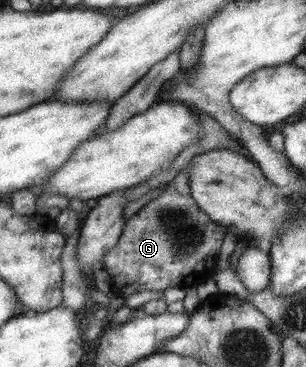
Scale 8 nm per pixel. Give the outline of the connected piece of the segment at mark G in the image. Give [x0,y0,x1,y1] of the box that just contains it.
[102,163,227,298]

